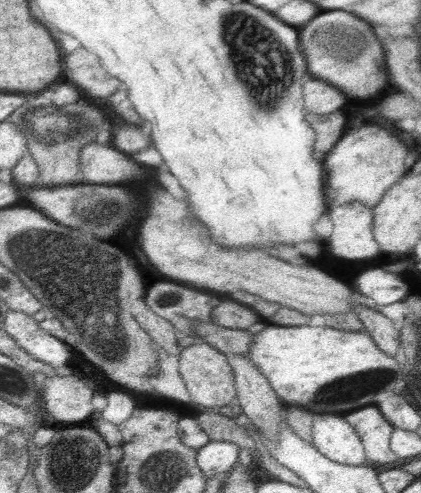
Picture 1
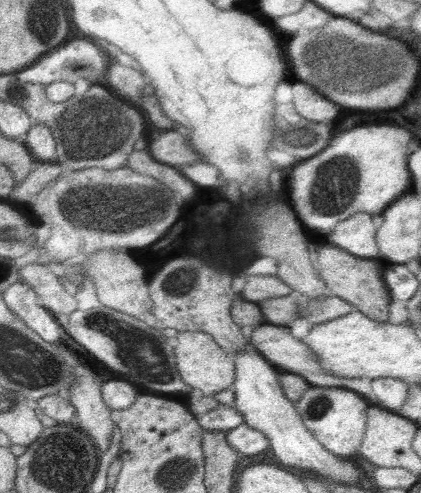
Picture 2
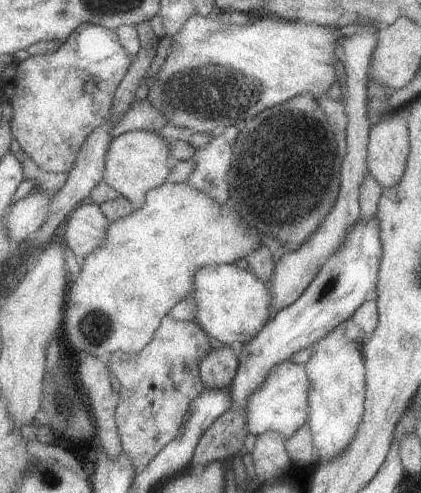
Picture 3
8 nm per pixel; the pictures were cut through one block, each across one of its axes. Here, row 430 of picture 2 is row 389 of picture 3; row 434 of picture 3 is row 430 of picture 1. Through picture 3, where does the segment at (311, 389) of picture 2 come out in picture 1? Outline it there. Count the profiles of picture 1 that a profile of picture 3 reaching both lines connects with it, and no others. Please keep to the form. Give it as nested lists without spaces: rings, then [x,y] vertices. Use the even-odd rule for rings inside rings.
[[[321,414],[319,420],[313,424],[311,442],[313,448],[331,462],[349,466],[367,464],[363,444],[359,442],[353,426],[347,424],[343,416]]]

